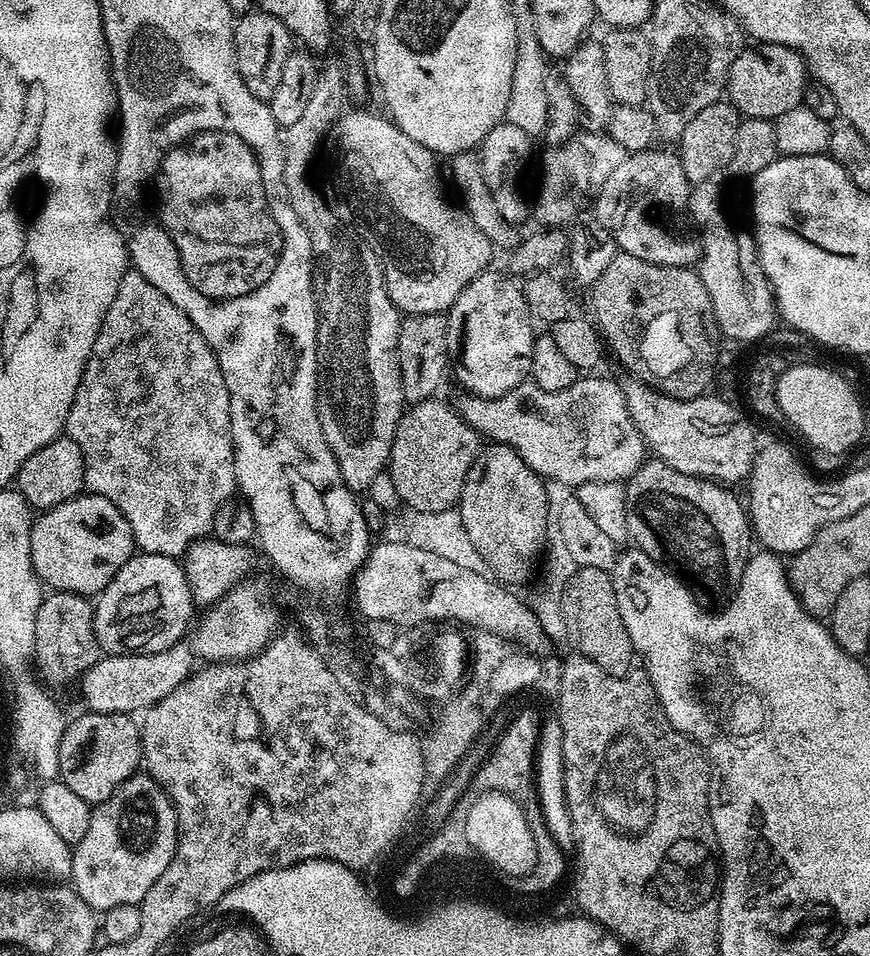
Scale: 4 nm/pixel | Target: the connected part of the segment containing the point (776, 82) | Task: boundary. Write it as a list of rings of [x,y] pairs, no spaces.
[[[761,44],[745,47],[730,66],[726,96],[740,111],[741,117],[776,121],[786,110],[794,110],[805,103],[805,89],[810,84],[810,73],[804,59],[784,44]]]

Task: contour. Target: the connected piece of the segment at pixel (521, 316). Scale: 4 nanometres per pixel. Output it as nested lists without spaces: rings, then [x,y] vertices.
[[[485,270],[458,294],[446,315],[448,318],[448,355],[451,375],[456,375],[465,393],[482,398],[498,398],[529,379],[532,370],[534,321],[524,301],[523,287],[503,271]]]

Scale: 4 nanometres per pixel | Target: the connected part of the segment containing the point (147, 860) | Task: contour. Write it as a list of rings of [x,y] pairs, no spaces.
[[[131,776],[110,799],[93,807],[90,827],[86,829],[82,842],[72,848],[71,887],[76,889],[86,906],[100,914],[109,912],[114,906],[139,904],[146,898],[146,890],[150,890],[150,886],[162,878],[166,866],[170,866],[176,853],[177,834],[176,807],[164,793],[164,788],[153,776]]]

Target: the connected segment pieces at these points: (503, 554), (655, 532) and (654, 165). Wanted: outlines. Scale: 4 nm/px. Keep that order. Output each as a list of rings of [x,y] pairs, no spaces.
[[[492,444],[481,451],[462,486],[458,511],[483,567],[500,584],[516,586],[531,578],[536,555],[545,547],[547,500],[544,480],[512,448]]]
[[[655,458],[645,459],[643,466],[626,481],[624,488],[626,526],[631,543],[636,543],[633,545],[646,553],[652,563],[663,564],[669,572],[679,576],[704,606],[720,606],[732,599],[740,587],[740,579],[754,548],[754,533],[745,505],[741,497],[739,500],[730,492],[733,491],[723,484],[704,480],[701,476],[682,474]]]
[[[654,151],[633,152],[608,172],[594,196],[595,219],[599,220],[601,226],[616,240],[616,247],[620,252],[630,254],[634,258],[642,258],[651,264],[665,264],[679,268],[695,265],[699,261],[702,249],[693,229],[691,227],[688,229],[684,225],[686,205],[690,195],[686,170],[682,170],[682,162],[675,151]]]

